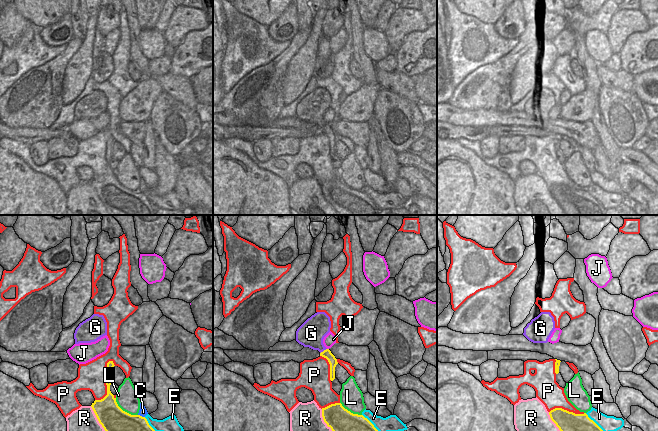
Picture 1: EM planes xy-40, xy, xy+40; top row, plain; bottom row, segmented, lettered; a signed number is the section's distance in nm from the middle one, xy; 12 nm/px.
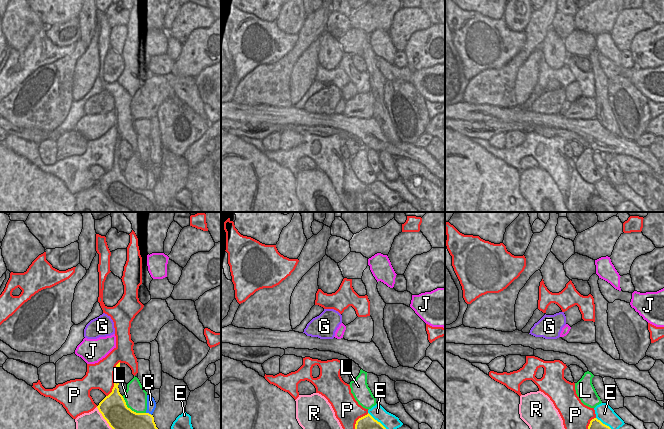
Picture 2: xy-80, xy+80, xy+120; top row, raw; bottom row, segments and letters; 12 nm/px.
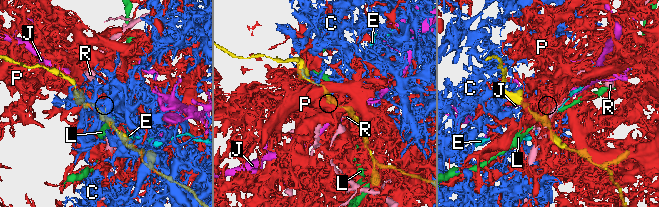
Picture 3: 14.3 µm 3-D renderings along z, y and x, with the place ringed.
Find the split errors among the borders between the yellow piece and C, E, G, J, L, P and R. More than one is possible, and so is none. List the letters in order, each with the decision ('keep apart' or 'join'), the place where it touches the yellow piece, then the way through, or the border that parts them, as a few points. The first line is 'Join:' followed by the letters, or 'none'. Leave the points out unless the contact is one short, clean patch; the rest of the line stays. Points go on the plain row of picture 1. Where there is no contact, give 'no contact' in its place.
Join: G
C: keep apart; meets yellow in xy-40 at (141, 192)
E: keep apart; meets yellow in xy+40 at (595, 199); border along xy+40 (585, 189), (606, 209)
G: join; meets yellow in xy at (324, 126); runs through xy (327, 130), (324, 126), (313, 115), (311, 110)
J: keep apart; no contact
L: keep apart; meets yellow in xy-40 at (124, 187)
P: keep apart; meets yellow in xy-40 at (106, 158)
R: keep apart; meets yellow in xy-40 at (99, 198)

